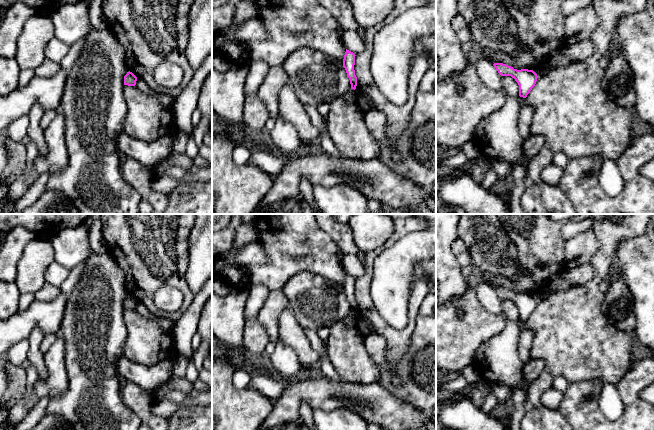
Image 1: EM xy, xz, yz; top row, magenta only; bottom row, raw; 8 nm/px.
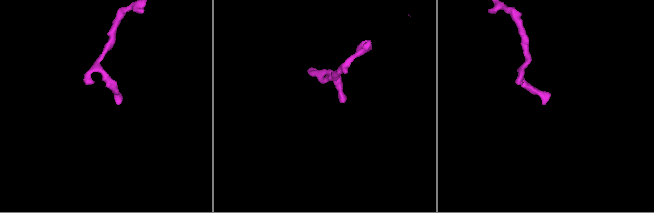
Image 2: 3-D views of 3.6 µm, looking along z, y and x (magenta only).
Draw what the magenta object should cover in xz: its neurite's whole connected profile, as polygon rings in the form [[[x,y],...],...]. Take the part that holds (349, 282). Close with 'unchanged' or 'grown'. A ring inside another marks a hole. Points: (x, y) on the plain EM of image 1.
[[[346,273],[344,283],[343,283],[343,291],[346,294],[347,301],[350,304],[351,313],[356,313],[357,310],[357,301],[355,299],[354,289],[355,289],[355,278]]]; unchanged

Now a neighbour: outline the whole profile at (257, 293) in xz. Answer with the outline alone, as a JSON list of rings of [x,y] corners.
[[[262,284],[250,286],[248,289],[249,296],[246,300],[244,318],[253,318],[258,316],[270,290]]]

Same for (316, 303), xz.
[[[314,273],[292,276],[282,291],[289,301],[288,309],[303,329],[330,328],[351,313],[345,292]]]

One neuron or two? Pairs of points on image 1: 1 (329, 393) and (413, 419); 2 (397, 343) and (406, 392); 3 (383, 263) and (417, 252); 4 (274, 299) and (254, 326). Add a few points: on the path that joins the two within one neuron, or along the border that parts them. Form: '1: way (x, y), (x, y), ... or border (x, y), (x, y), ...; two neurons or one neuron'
1: way (350, 395), (371, 401), (392, 414); one neuron
2: border (411, 340), (407, 353), (393, 369), (390, 369); two neurons
3: way (391, 263), (396, 263), (409, 252); one neuron
4: border (256, 317), (270, 340); two neurons

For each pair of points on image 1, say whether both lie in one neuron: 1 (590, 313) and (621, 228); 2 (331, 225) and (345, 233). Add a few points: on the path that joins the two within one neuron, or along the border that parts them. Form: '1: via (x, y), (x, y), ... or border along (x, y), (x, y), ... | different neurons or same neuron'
1: via (590, 292), (601, 274), (602, 260), (607, 249) | same neuron
2: via (334, 228), (342, 233) | same neuron

